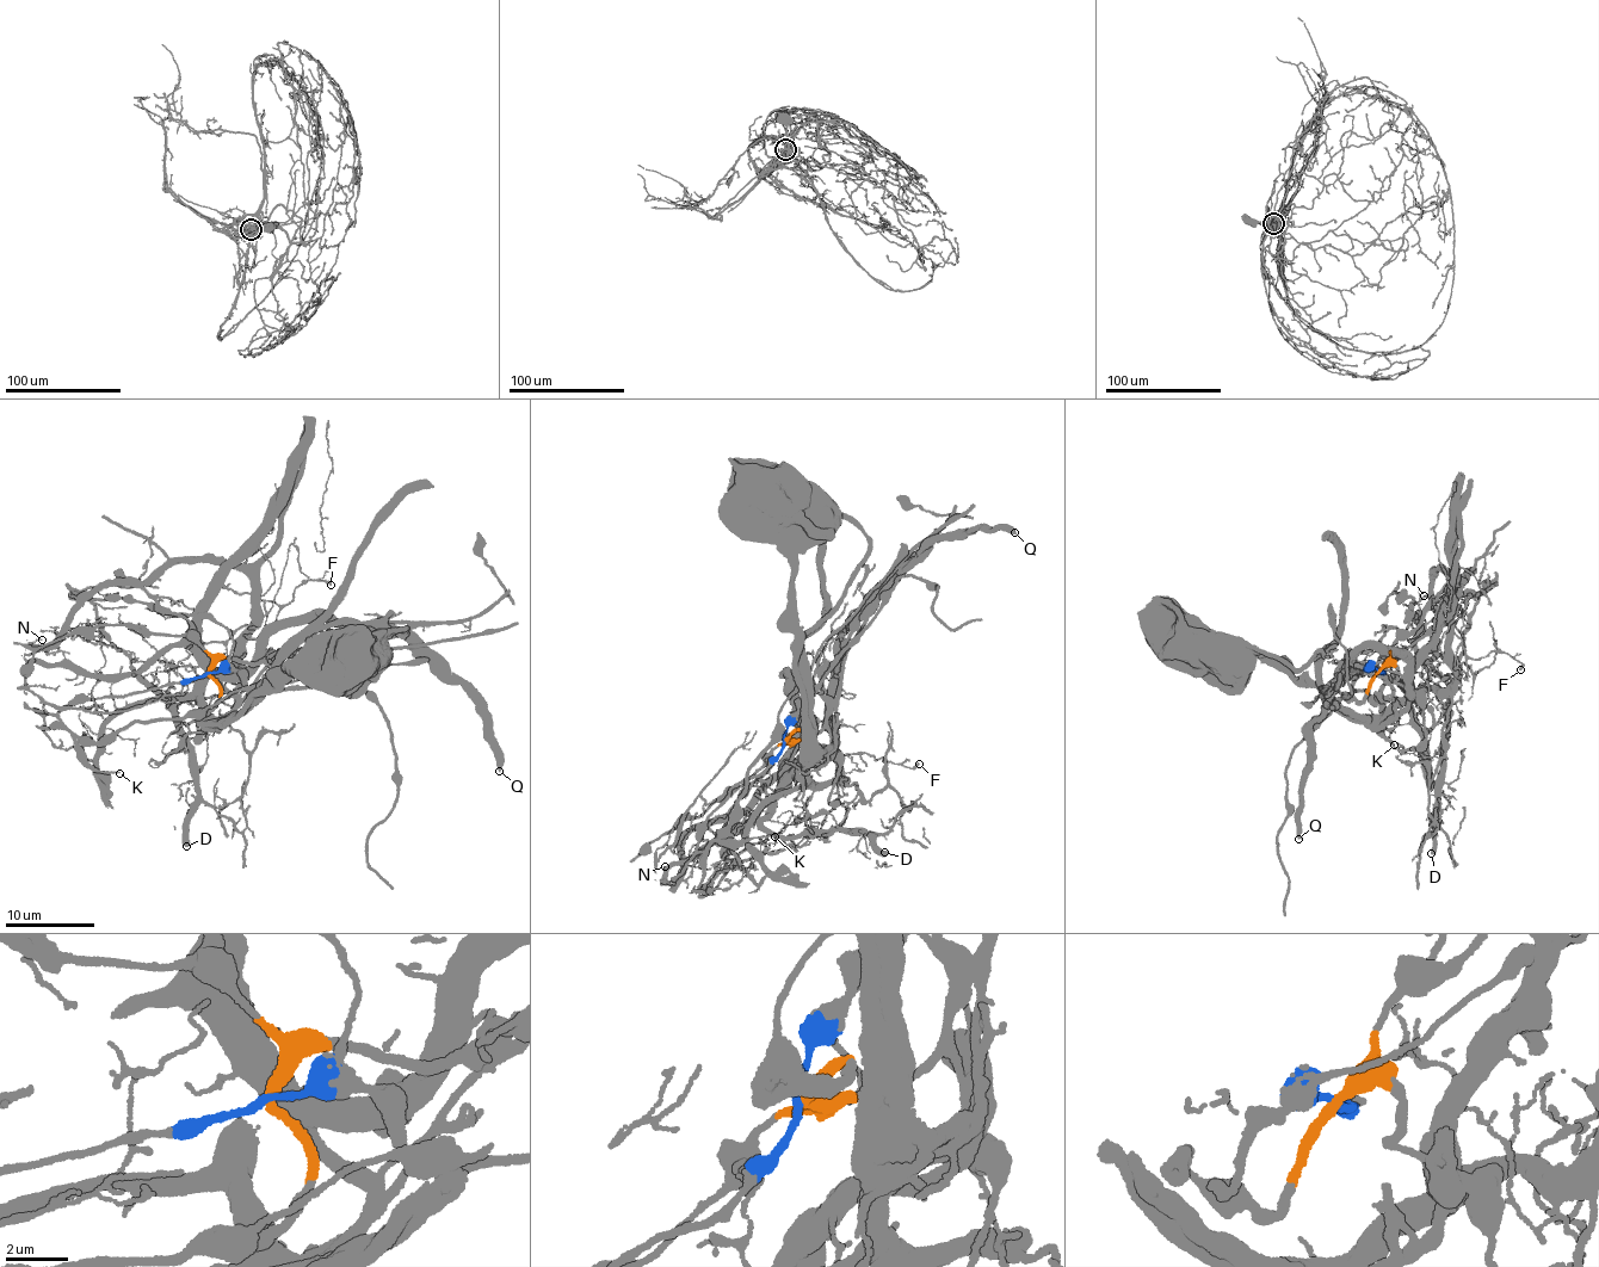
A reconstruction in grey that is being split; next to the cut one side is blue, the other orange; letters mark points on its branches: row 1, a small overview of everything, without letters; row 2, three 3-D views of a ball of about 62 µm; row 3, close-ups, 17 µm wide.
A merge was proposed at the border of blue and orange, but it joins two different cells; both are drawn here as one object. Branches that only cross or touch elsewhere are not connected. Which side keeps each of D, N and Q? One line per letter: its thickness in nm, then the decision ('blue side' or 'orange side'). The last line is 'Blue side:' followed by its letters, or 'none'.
D: 480 nm | orange side
N: 110 nm | orange side
Q: 360 nm | orange side
Blue side: none

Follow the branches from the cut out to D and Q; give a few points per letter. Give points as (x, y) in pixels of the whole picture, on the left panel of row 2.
D: (208, 673), (221, 659), (251, 666), (218, 671), (174, 647), (140, 671), (190, 748), (196, 799), (186, 847)
Q: (208, 673), (221, 659), (254, 663), (272, 651), (307, 657), (409, 648), (469, 696), (488, 722), (500, 772)

